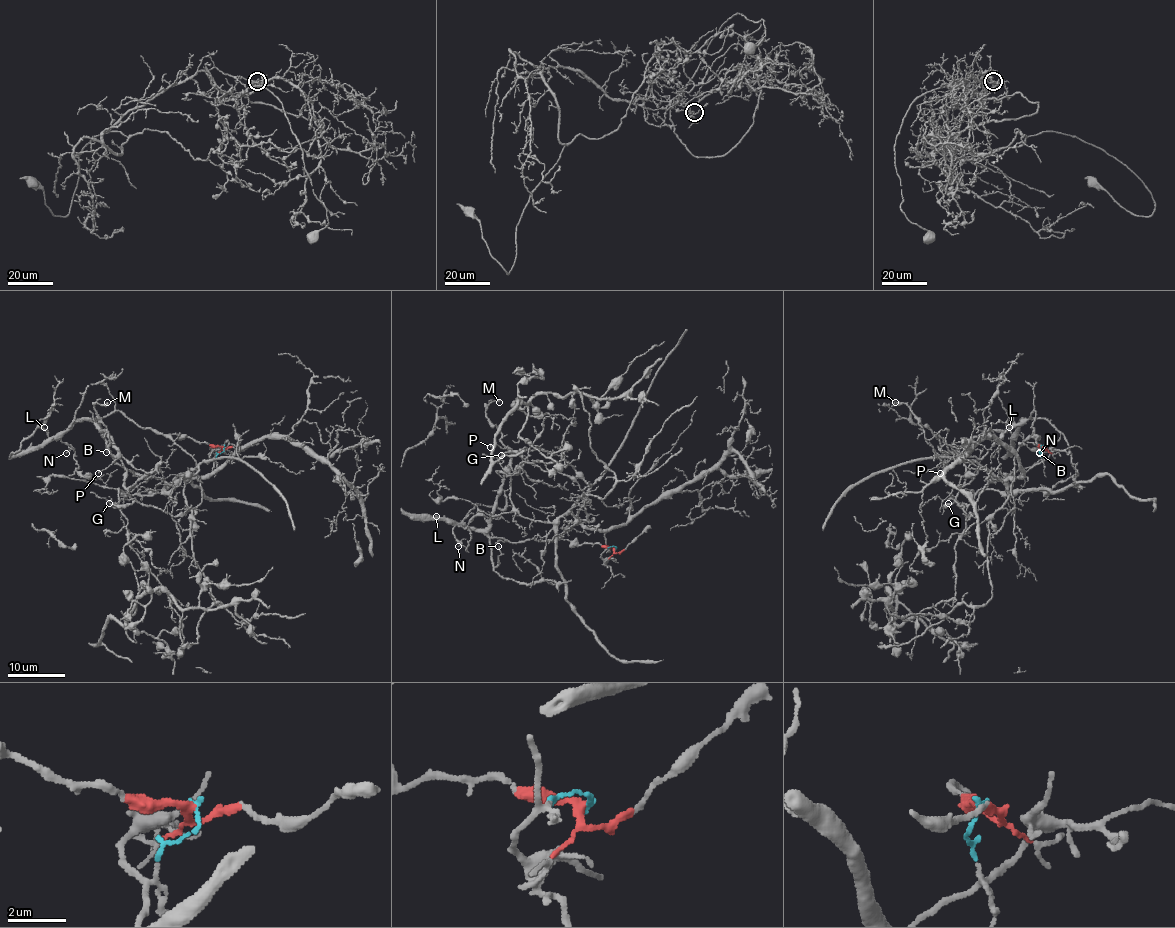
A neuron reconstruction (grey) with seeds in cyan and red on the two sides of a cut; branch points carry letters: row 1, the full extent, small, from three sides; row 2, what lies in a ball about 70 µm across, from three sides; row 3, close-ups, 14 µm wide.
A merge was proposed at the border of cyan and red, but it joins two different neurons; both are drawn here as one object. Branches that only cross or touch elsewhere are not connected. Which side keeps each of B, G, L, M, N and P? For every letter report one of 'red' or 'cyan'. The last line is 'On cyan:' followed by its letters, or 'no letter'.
B: red
G: red
L: red
M: red
N: red
P: red
On cyan: no letter

